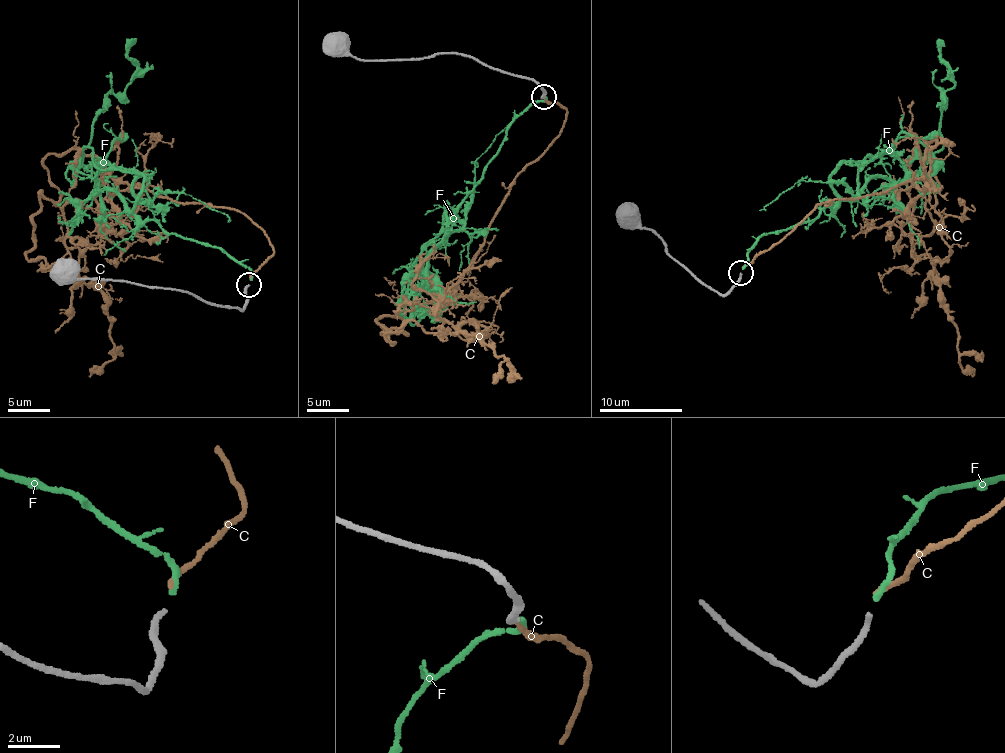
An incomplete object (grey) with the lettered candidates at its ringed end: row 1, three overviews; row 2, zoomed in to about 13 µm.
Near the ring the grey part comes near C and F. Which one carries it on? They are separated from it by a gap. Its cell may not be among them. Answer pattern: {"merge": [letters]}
{"merge": ["F"]}

